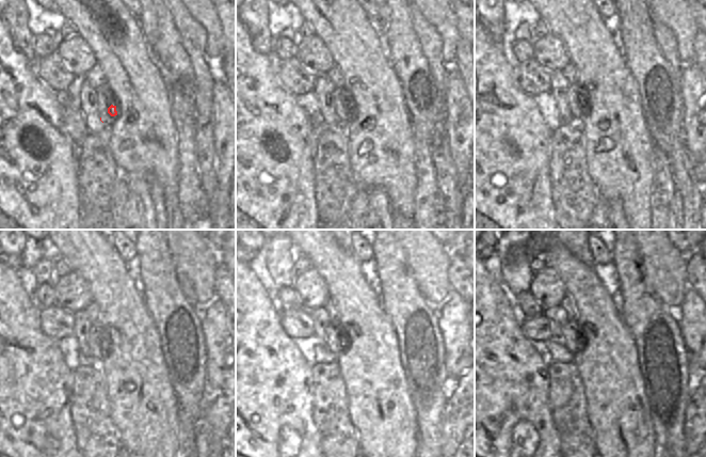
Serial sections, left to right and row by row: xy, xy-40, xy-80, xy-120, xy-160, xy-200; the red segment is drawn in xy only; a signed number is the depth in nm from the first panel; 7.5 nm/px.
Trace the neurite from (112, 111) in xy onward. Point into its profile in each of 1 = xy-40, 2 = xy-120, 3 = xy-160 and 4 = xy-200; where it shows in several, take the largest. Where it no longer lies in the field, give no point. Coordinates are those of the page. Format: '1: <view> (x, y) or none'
1: xy-40 (352, 108)
2: xy-120 (97, 331)
3: xy-160 (336, 337)
4: xy-200 (573, 337)

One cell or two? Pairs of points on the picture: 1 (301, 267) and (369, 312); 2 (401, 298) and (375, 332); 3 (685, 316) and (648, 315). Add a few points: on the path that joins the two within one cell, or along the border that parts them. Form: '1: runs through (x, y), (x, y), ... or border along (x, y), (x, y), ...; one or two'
1: border along (302, 254), (309, 261), (311, 266); two
2: border along (379, 295), (382, 309), (398, 339); two
3: border along (675, 313), (684, 341); two

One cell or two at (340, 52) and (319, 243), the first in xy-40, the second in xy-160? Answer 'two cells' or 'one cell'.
one cell

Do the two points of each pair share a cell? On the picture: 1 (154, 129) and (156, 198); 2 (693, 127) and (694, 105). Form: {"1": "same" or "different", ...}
{"1": "different", "2": "same"}

